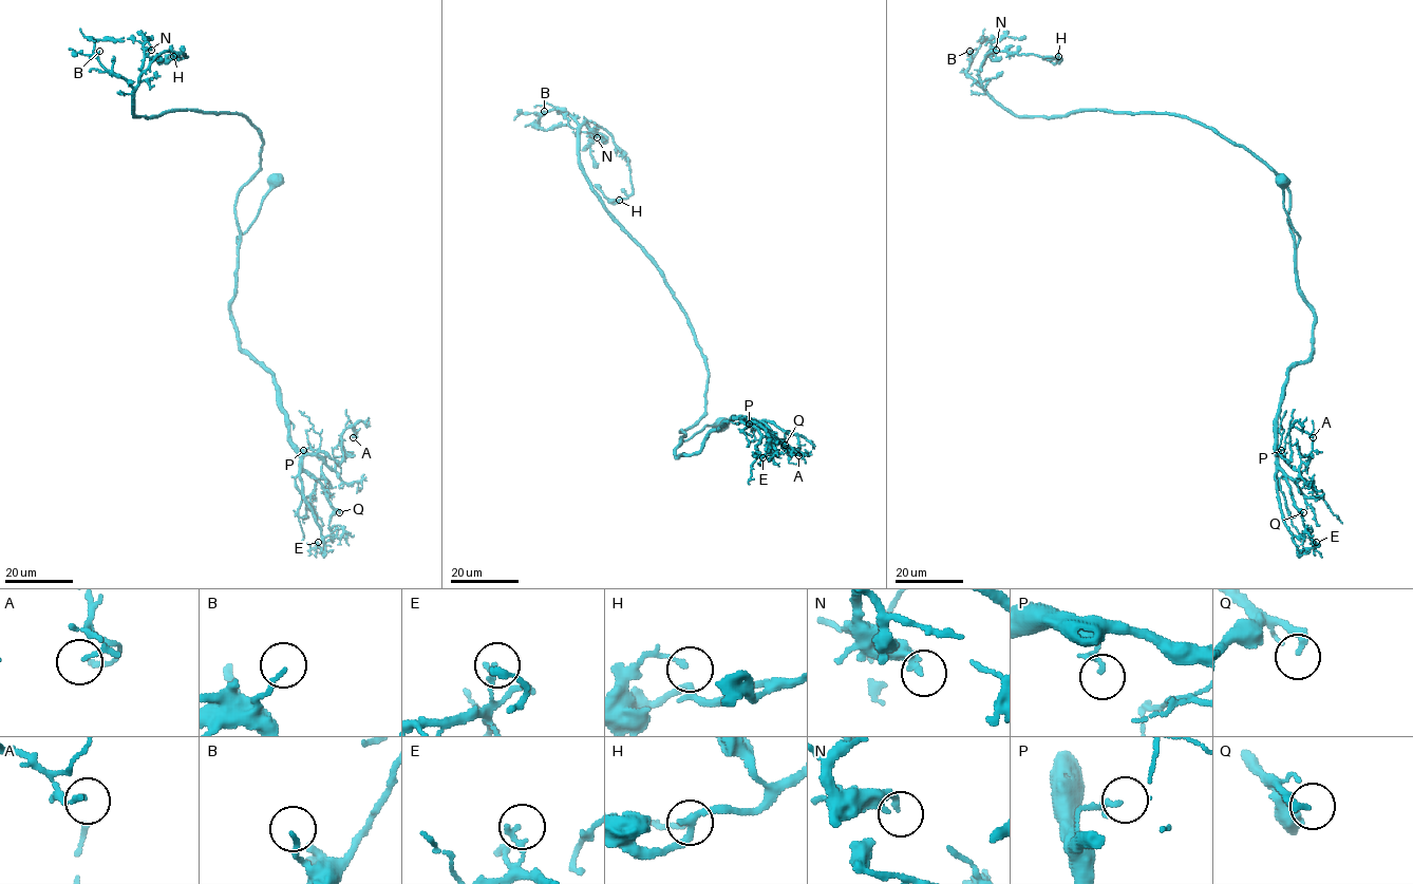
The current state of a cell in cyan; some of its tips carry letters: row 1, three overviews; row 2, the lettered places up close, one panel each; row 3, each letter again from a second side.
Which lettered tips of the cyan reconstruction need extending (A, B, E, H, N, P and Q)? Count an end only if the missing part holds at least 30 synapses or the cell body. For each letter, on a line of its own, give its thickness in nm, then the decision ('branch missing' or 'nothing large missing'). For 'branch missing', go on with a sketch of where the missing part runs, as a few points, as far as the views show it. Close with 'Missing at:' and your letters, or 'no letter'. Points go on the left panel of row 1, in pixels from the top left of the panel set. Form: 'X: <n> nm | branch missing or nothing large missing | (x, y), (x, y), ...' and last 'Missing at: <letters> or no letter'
A: 100 nm | nothing large missing
B: 150 nm | nothing large missing
E: 160 nm | nothing large missing
H: 140 nm | nothing large missing
N: 200 nm | nothing large missing
P: 170 nm | nothing large missing
Q: 260 nm | branch missing
Missing at: Q

